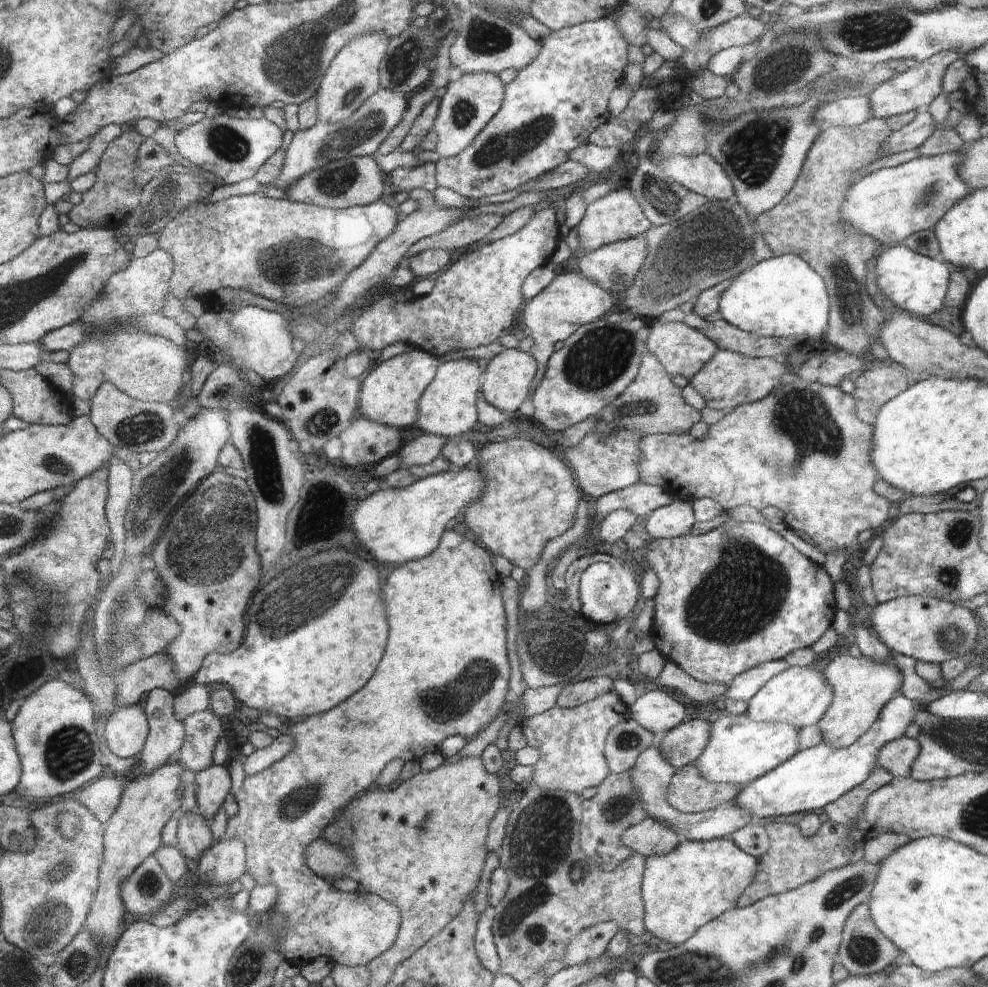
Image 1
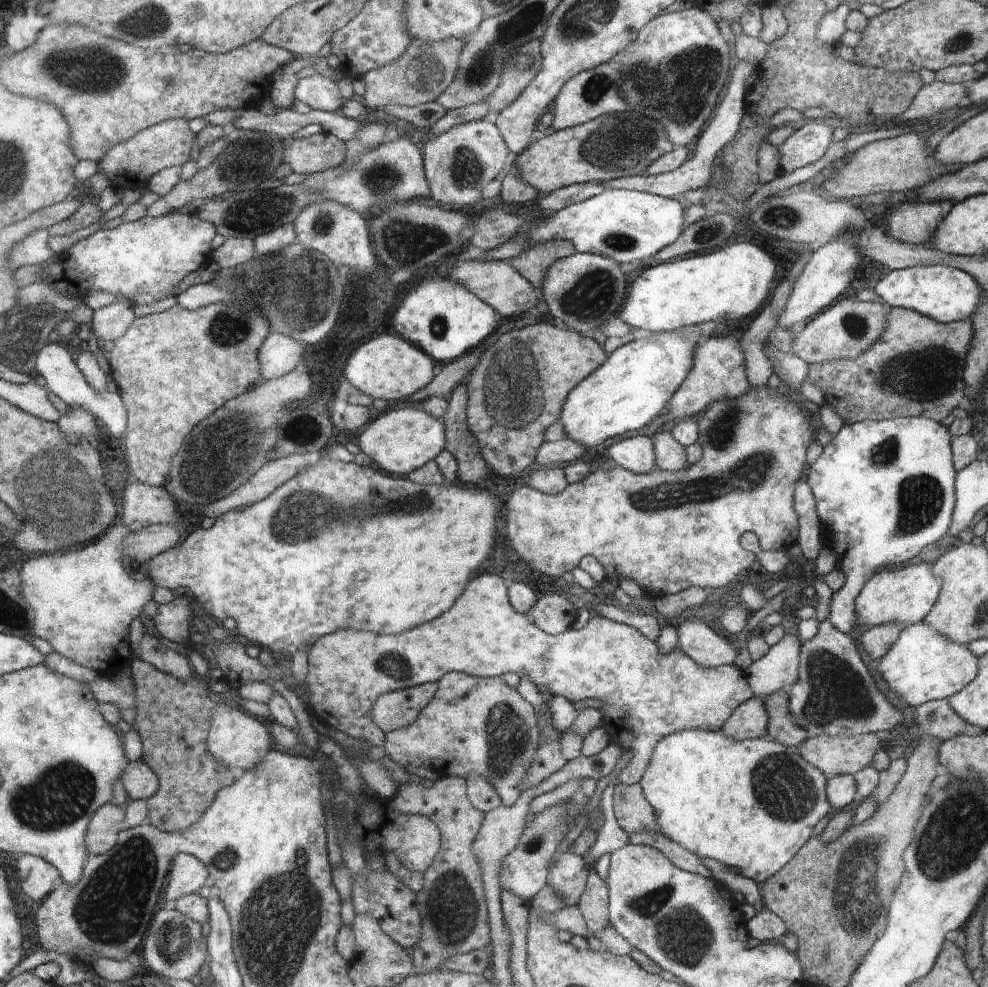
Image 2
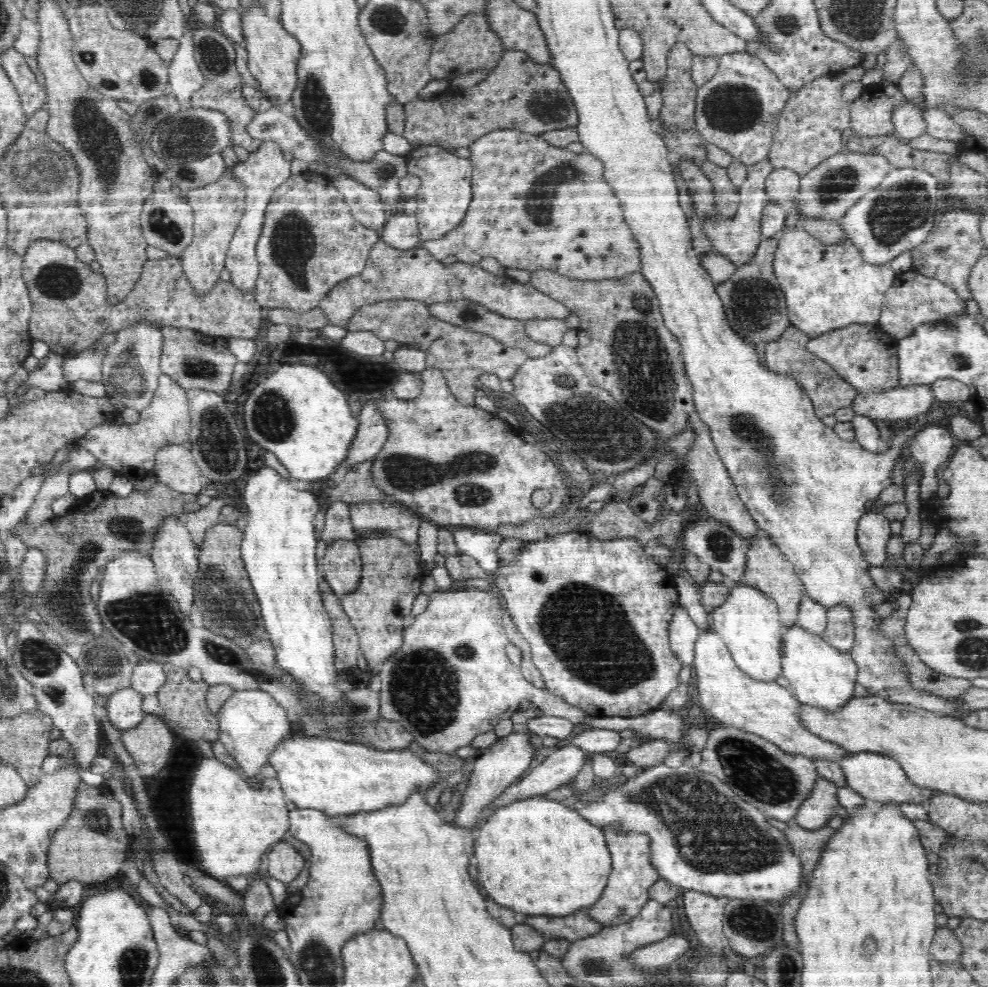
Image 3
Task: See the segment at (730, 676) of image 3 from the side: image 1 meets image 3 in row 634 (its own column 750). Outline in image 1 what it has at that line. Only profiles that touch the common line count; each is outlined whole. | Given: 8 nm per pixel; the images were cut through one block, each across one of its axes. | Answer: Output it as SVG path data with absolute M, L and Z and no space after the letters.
M792 666L772 676L762 689L748 702L745 714L754 722L790 722L804 729L820 722L831 708L834 690L824 680L824 674L813 667Z

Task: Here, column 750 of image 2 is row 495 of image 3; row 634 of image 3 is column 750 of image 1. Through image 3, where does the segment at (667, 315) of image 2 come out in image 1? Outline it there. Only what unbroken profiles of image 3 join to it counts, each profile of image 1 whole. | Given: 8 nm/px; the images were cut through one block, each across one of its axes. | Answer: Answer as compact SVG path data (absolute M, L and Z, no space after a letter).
M793 253L774 256L768 260L758 262L751 270L744 270L732 282L727 284L720 296L719 312L717 317L726 320L733 326L739 327L748 333L760 336L794 337L802 340L821 340L822 332L828 321L828 296L826 283L818 272L806 263L799 255Z

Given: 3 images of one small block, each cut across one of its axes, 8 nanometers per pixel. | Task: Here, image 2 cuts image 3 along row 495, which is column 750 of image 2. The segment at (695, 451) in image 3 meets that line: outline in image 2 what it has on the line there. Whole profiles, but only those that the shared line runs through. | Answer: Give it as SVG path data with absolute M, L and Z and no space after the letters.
M754 696L731 714L722 731L736 740L767 738L769 725L770 715L766 703L761 697Z

